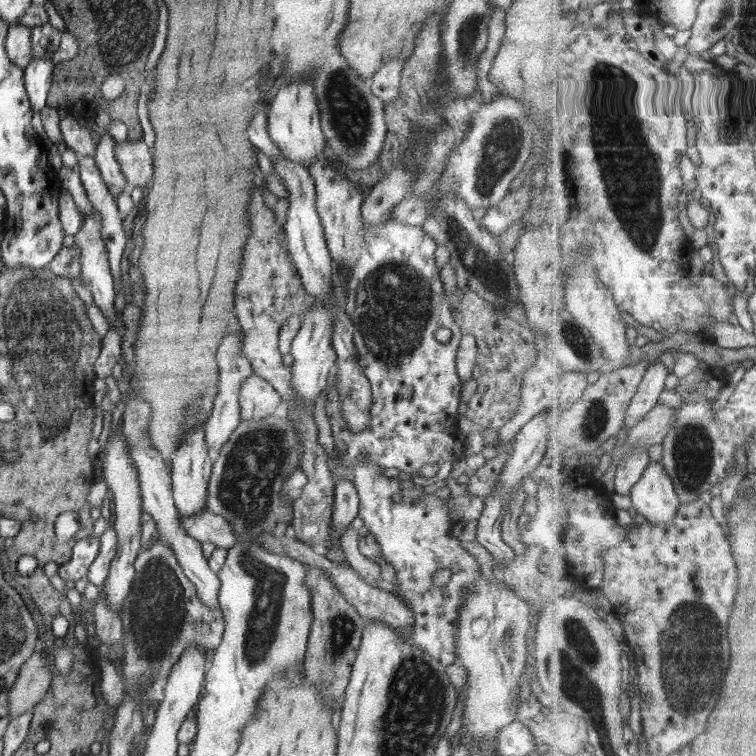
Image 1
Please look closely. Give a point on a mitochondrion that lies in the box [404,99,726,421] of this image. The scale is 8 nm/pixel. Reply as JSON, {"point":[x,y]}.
{"point":[501,145]}

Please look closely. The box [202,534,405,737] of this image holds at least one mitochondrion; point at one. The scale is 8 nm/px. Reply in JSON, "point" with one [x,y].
{"point":[342,627]}

